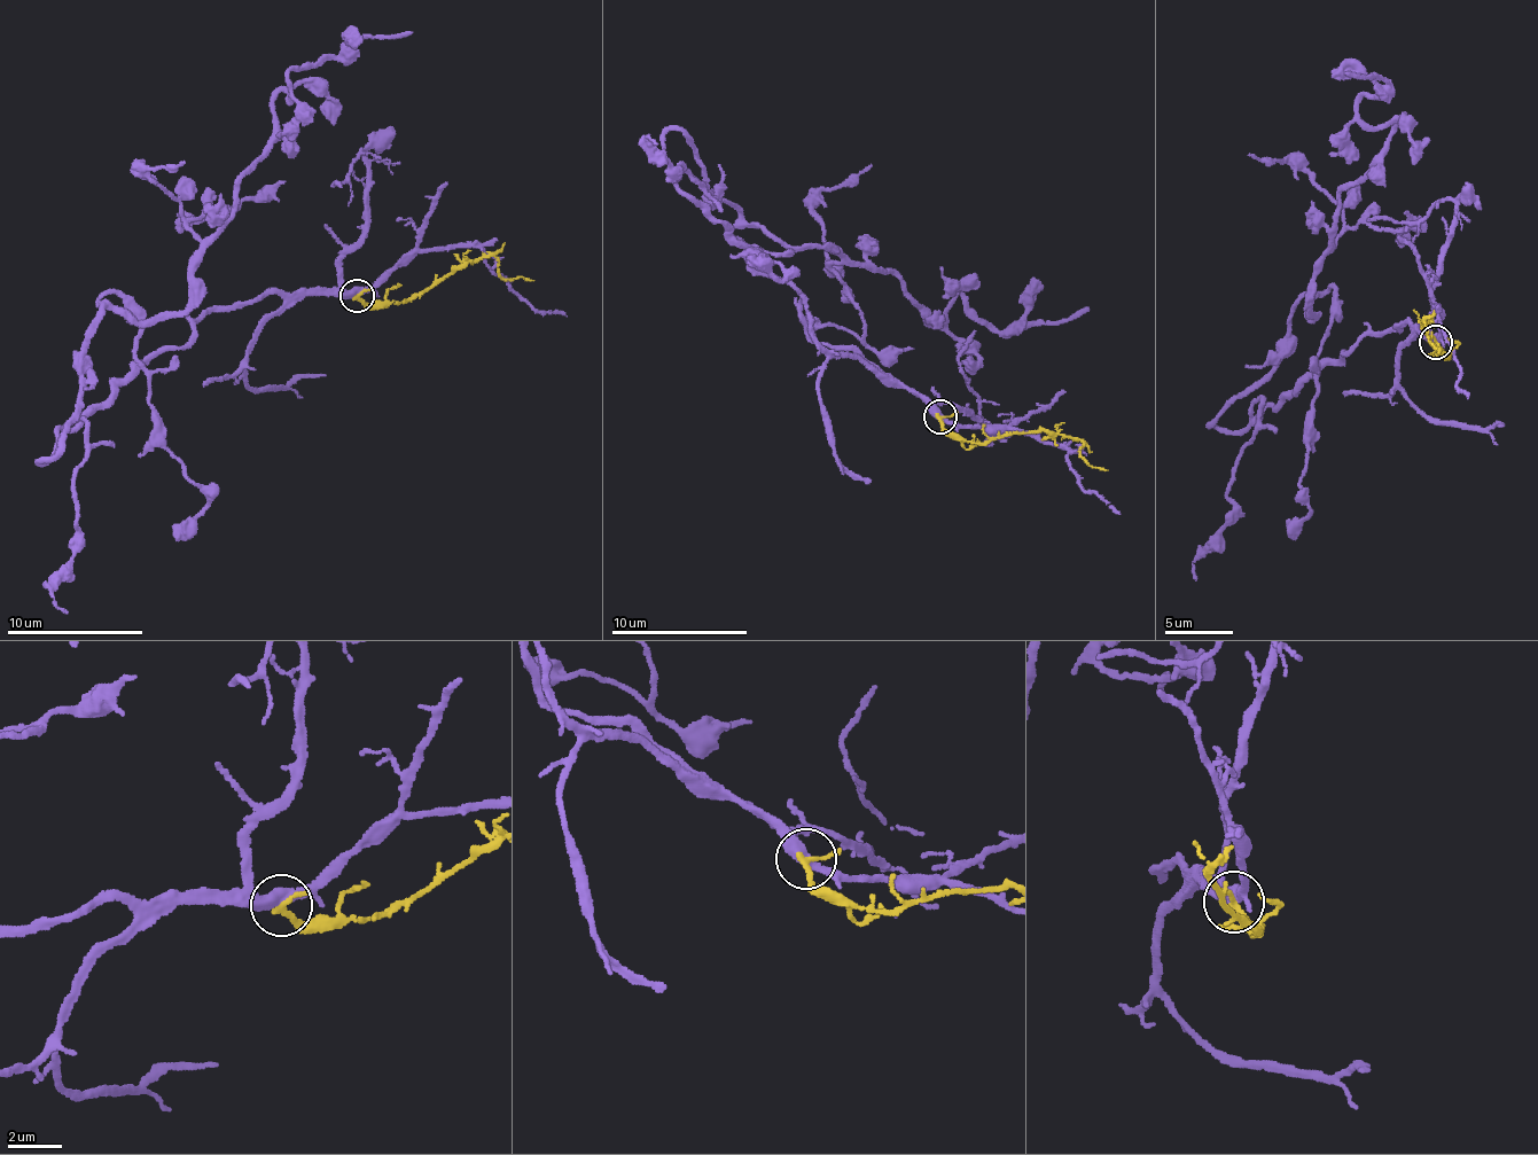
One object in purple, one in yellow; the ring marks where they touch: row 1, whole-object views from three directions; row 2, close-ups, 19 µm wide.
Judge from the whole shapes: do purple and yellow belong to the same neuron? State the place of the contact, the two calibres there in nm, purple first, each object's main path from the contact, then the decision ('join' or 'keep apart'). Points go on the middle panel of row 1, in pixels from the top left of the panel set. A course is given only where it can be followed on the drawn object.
at (941, 416); 420 nm thick on the purple side, 180 nm on the other; purple runs (939, 418), (817, 343), (735, 227), (889, 271), (937, 324), (959, 288), (999, 330), (1090, 306); yellow runs (939, 418), (946, 429), (986, 444), (1014, 432), (1045, 430), (1077, 437), (1084, 458), (1094, 468), (1107, 469); keep apart

